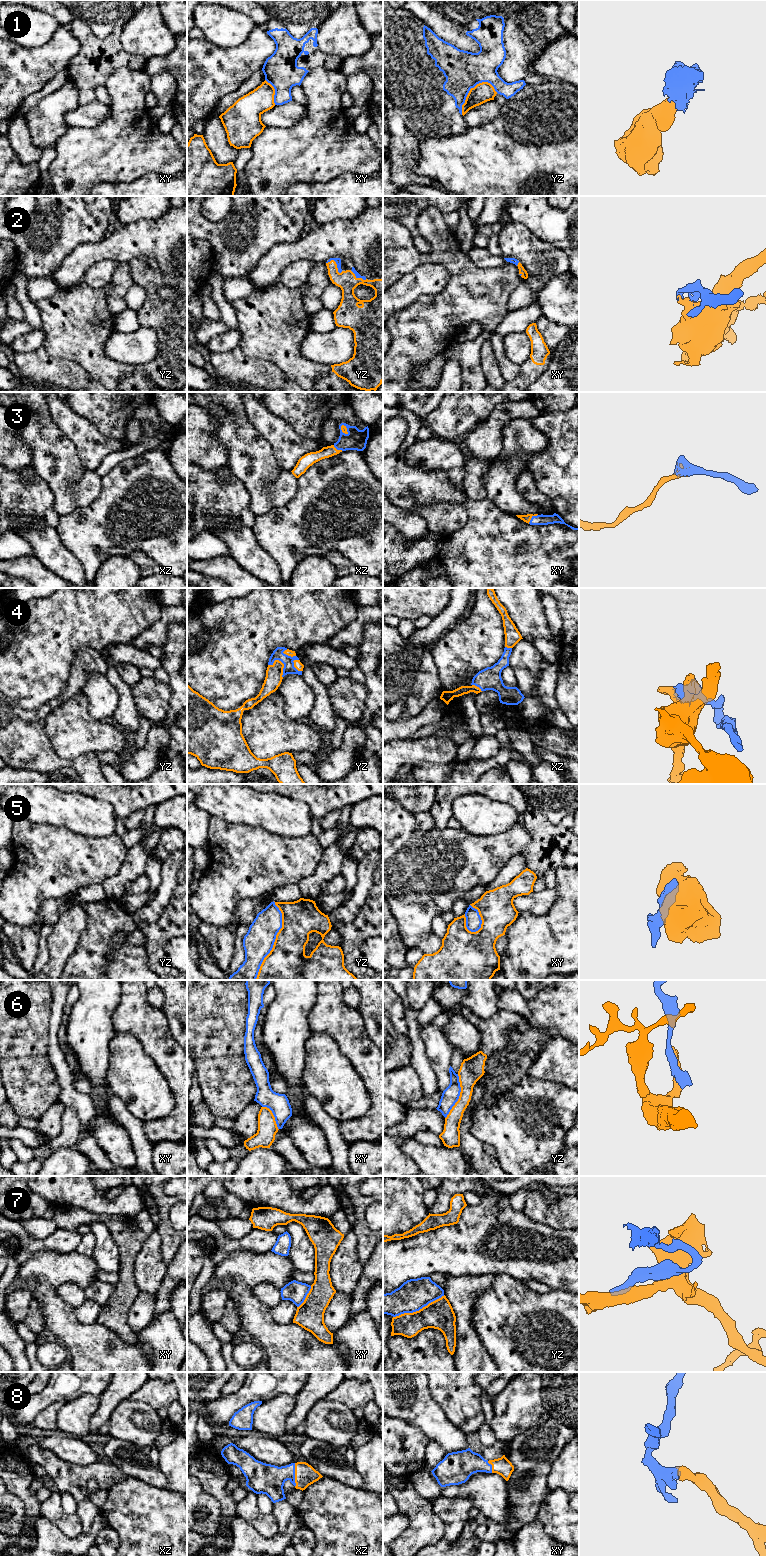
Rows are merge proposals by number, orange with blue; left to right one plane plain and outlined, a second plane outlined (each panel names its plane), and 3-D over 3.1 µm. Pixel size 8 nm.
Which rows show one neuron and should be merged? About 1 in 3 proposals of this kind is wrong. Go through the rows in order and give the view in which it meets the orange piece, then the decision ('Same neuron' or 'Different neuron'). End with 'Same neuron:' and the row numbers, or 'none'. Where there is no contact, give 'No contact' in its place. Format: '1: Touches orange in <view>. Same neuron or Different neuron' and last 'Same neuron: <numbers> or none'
1: Touches orange in yz. Different neuron
2: Touches orange in yz. Same neuron
3: Touches orange in xy. Same neuron
4: Touches orange in yz. Same neuron
5: Touches orange in yz. Different neuron
6: Touches orange in yz. Different neuron
7: Touches orange in yz. Different neuron
8: Touches orange in xz. Same neuron
Same neuron: 2, 3, 4, 8

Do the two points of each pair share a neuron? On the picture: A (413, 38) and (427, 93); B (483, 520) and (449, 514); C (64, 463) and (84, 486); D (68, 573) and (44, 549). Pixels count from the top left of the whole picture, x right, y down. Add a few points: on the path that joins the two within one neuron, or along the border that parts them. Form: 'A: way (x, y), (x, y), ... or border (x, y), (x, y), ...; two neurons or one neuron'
A: way (413, 52), (413, 66), (425, 79); one neuron
B: border (464, 505), (467, 511), (467, 521), (451, 534); two neurons
C: border (84, 467), (71, 486), (73, 501); two neurons
D: way (62, 567), (50, 555); one neuron

